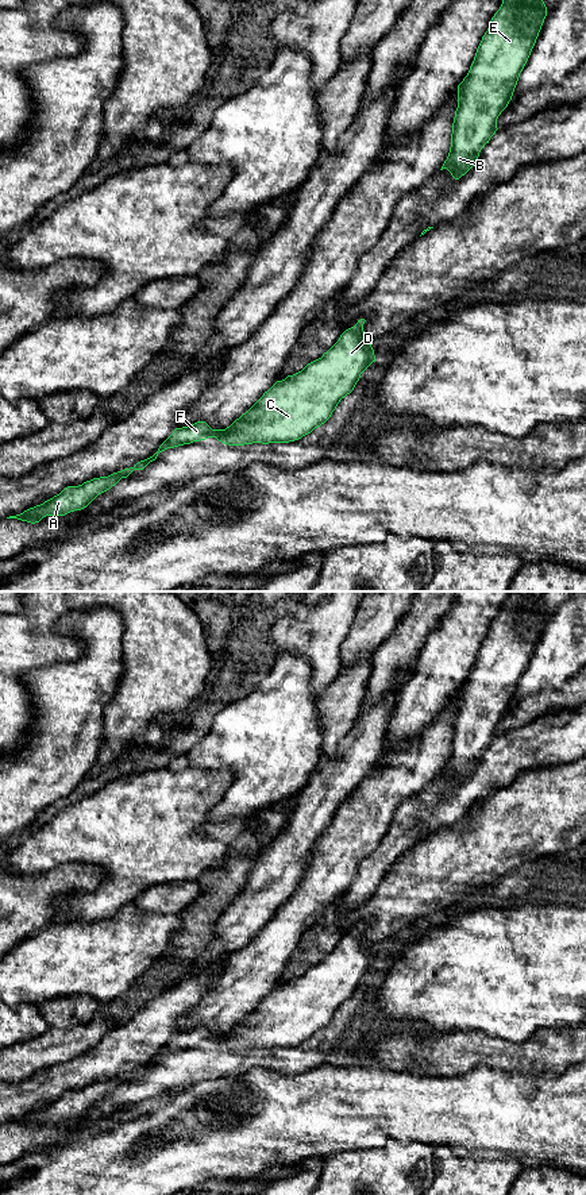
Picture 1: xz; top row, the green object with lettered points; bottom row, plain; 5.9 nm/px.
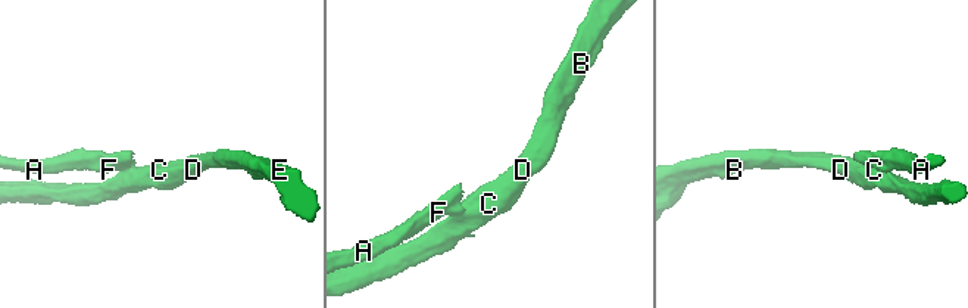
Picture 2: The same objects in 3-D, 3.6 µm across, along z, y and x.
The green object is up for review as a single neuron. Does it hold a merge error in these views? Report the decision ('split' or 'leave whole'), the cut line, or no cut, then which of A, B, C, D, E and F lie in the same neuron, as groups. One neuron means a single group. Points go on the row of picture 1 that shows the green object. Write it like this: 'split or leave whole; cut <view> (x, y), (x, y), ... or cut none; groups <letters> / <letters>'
split; cut xz (231, 426), (218, 439); groups A F / B C D E

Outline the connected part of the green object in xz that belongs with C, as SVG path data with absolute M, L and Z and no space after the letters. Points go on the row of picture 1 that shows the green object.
M361 319L354 327L346 329L321 358L308 363L301 371L277 381L246 413L231 424L228 433L217 440L228 446L289 443L324 424L340 400L354 390L361 374L375 362L371 347L374 339L366 336L365 321Z

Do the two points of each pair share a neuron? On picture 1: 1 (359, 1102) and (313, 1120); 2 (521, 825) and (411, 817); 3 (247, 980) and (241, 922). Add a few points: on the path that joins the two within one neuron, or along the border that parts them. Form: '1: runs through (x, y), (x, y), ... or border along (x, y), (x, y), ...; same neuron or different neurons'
1: runs through (349, 1107), (324, 1110); same neuron
2: border along (469, 808), (459, 820), (434, 832); different neurons
3: border along (265, 925), (247, 944), (230, 955); different neurons

